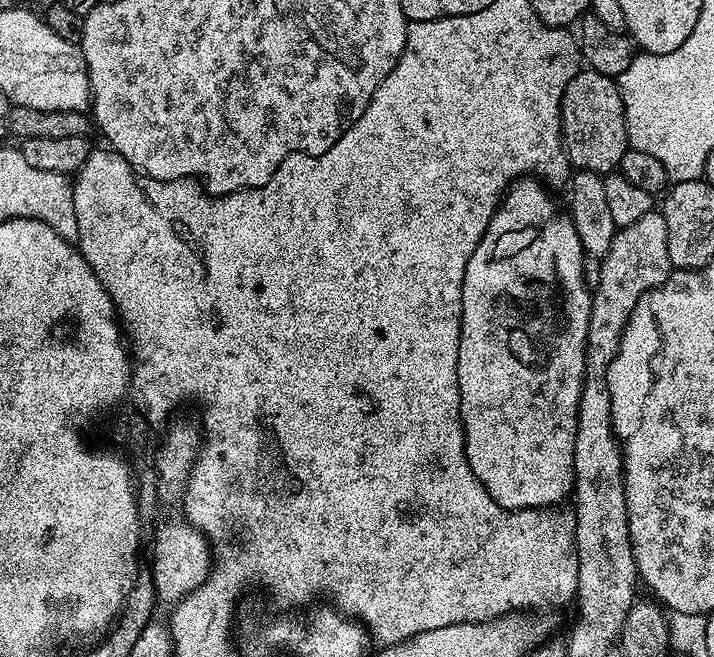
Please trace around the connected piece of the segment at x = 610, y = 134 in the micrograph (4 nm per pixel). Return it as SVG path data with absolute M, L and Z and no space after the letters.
M589 67L574 74L574 78L570 78L570 86L566 86L566 94L562 94L560 133L573 169L597 174L615 173L624 152L630 148L619 83Z

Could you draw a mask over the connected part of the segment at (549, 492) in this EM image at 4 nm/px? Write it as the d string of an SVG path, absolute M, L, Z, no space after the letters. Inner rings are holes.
M521 178L509 186L505 192L503 200L497 206L496 212L490 218L490 226L486 226L486 234L482 234L482 238L478 242L478 246L474 250L474 254L470 254L470 262L466 262L466 270L462 278L462 310L460 311L460 345L458 346L458 390L460 391L460 421L464 427L464 449L466 450L466 458L470 462L470 470L474 470L474 474L484 484L484 488L490 494L490 498L494 498L494 502L503 508L554 508L563 505L563 500L569 499L570 493L573 491L576 475L574 474L574 438L578 430L578 410L580 409L580 399L582 398L582 390L584 389L584 367L586 360L584 358L584 347L586 346L586 338L588 337L588 326L590 324L590 310L592 309L592 292L584 289L584 263L586 257L584 255L584 247L578 238L578 230L574 230L574 222L572 217L568 215L563 207L560 208L552 201L553 193L539 179Z

